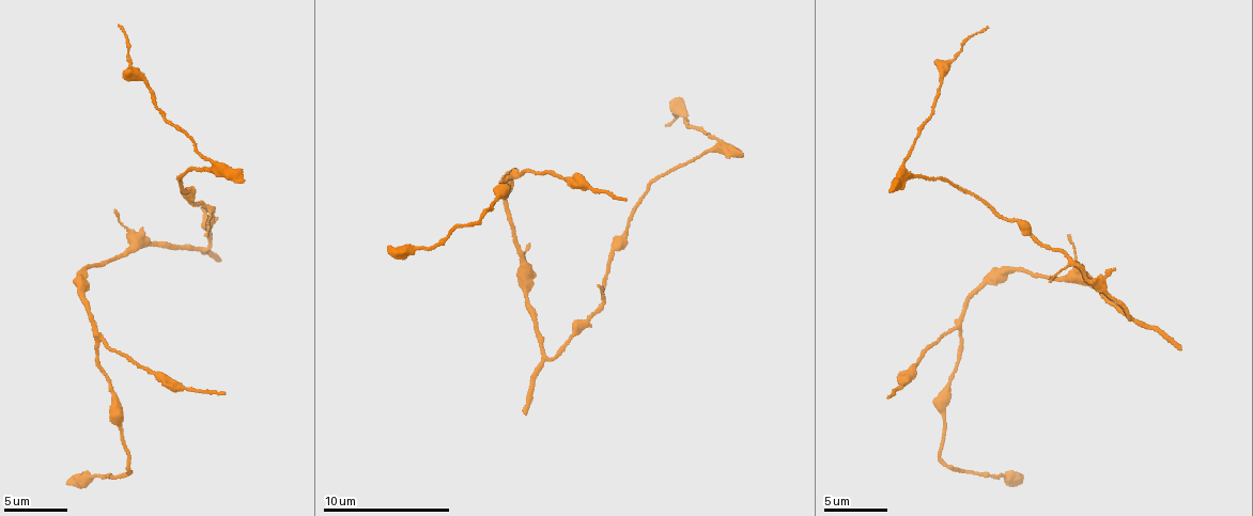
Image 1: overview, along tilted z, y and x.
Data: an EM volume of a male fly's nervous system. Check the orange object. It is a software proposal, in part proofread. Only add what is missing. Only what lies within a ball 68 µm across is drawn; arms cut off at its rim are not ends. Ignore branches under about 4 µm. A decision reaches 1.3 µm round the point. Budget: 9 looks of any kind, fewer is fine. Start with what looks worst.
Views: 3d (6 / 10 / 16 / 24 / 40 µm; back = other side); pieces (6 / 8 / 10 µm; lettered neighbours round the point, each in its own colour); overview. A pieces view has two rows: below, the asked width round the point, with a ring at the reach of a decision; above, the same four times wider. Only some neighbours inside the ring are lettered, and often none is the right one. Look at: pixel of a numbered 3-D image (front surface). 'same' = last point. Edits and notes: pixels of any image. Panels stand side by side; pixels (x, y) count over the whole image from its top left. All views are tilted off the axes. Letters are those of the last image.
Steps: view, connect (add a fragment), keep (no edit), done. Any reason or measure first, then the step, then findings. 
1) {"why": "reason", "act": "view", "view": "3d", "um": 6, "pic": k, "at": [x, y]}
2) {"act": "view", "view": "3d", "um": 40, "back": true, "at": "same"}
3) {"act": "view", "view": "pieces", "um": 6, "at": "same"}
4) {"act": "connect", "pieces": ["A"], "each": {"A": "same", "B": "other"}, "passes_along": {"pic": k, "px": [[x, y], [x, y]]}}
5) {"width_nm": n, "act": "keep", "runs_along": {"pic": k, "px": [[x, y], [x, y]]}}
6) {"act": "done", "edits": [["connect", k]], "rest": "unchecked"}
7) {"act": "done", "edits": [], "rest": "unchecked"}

{"why": "thin end", "act": "view", "view": "pieces", "um": 8, "pic": 1, "at": [219, 393]}

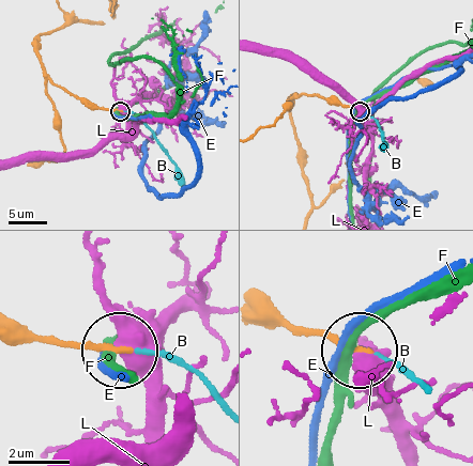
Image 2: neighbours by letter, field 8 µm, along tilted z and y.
{"width_nm": 170, "act": "connect", "pieces": ["B"], "each": {"B": "same", "E": "other", "F": "other", "L": "other"}, "passes_along": {"pic": 2, "px": [[298, 329], [391, 358], [424, 388]]}, "found": "the cell continues"}

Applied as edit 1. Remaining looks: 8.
{"act": "view", "view": "overview"}

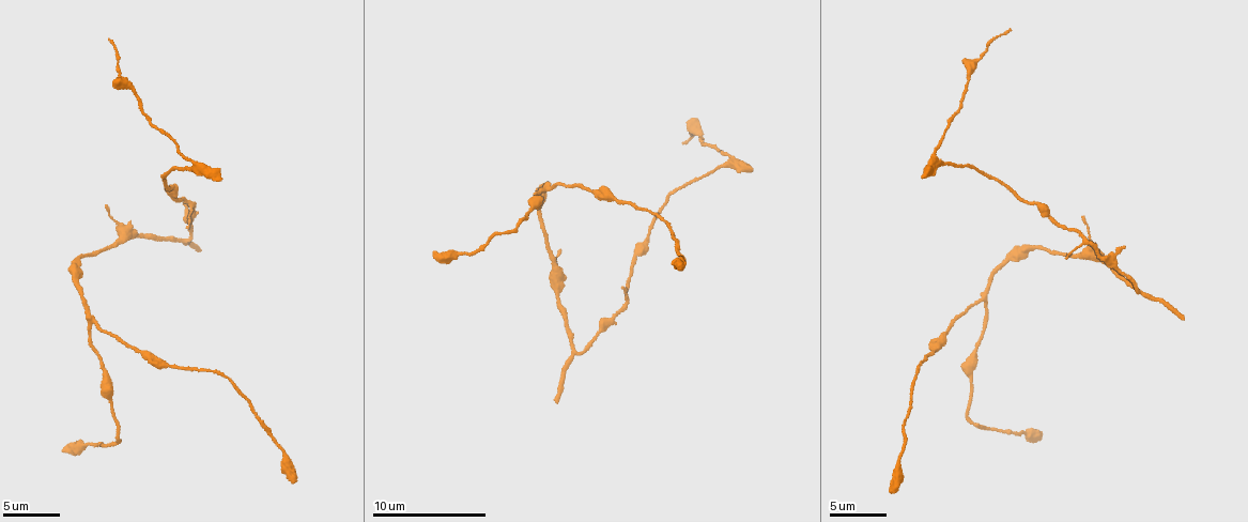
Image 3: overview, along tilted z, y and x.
{"why": "branch stops here", "act": "view", "view": "3d", "um": 10, "pic": 3, "at": [923, 174]}

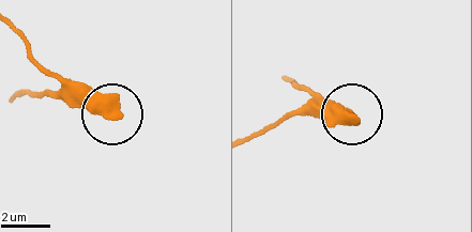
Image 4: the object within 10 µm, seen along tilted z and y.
{"act": "view", "view": "pieces", "um": 8, "pic": 4, "at": [115, 117]}

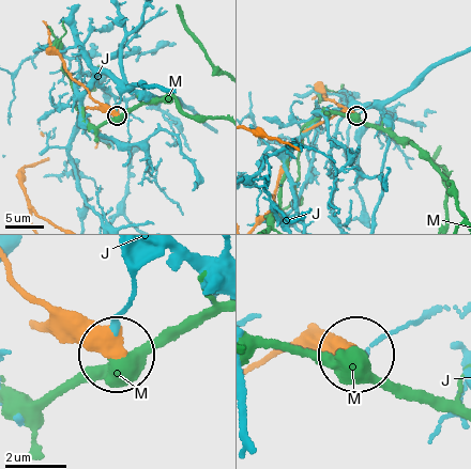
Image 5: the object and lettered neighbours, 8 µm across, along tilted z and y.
{"act": "keep", "each": {"J": "other", "M": "other"}, "runs_along": {"pic": 5, "px": [[36, 327], [100, 338], [116, 354]]}, "found": "no lettered fragment goes on from it"}

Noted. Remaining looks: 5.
{"why": "branch stops here", "act": "view", "view": "3d", "um": 6, "pic": 3, "at": [294, 481]}

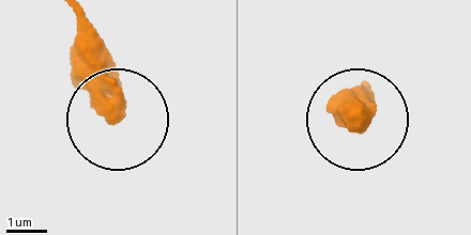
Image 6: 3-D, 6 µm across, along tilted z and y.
{"act": "view", "view": "pieces", "um": 6, "pic": 6, "at": [356, 112]}

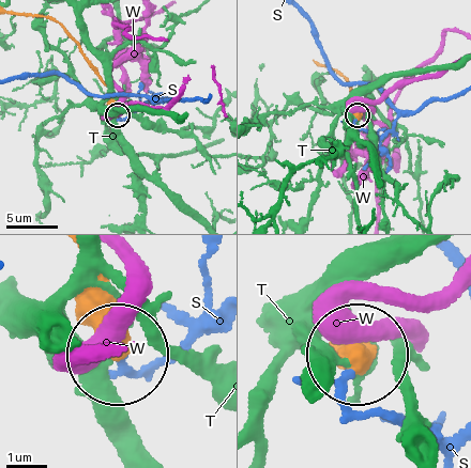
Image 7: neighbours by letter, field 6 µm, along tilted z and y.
{"act": "keep", "each": {"S": "other", "T": "other", "W": "other"}, "found": "no lettered fragment goes on from it"}

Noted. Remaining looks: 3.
{"why": "long arm stops here", "act": "view", "view": "3d", "um": 10, "pic": 1, "at": [69, 482]}

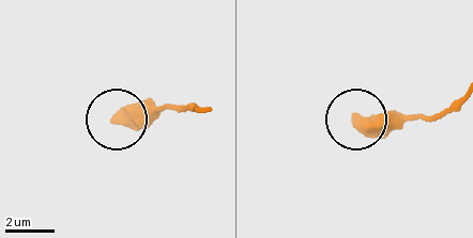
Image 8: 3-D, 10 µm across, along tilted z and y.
{"act": "view", "view": "pieces", "um": 6, "pic": 8, "at": [120, 121]}

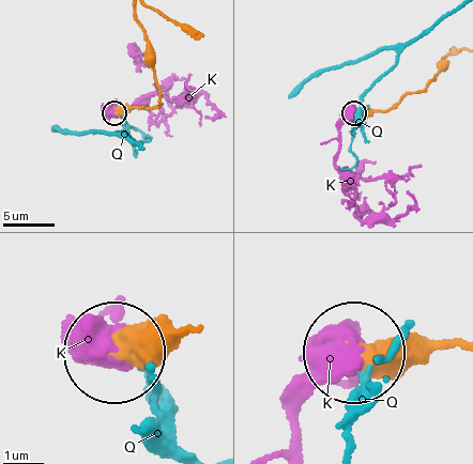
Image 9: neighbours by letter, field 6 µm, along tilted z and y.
{"width_nm": 580, "act": "keep", "each": {"K": "other", "Q": "other"}, "runs_along": {"pic": 9, "px": [[174, 330], [140, 330], [119, 348]]}, "found": "none of them fits"}

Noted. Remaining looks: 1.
{"act": "done", "edits": [["connect", 2]], "rest": "unchecked"}

